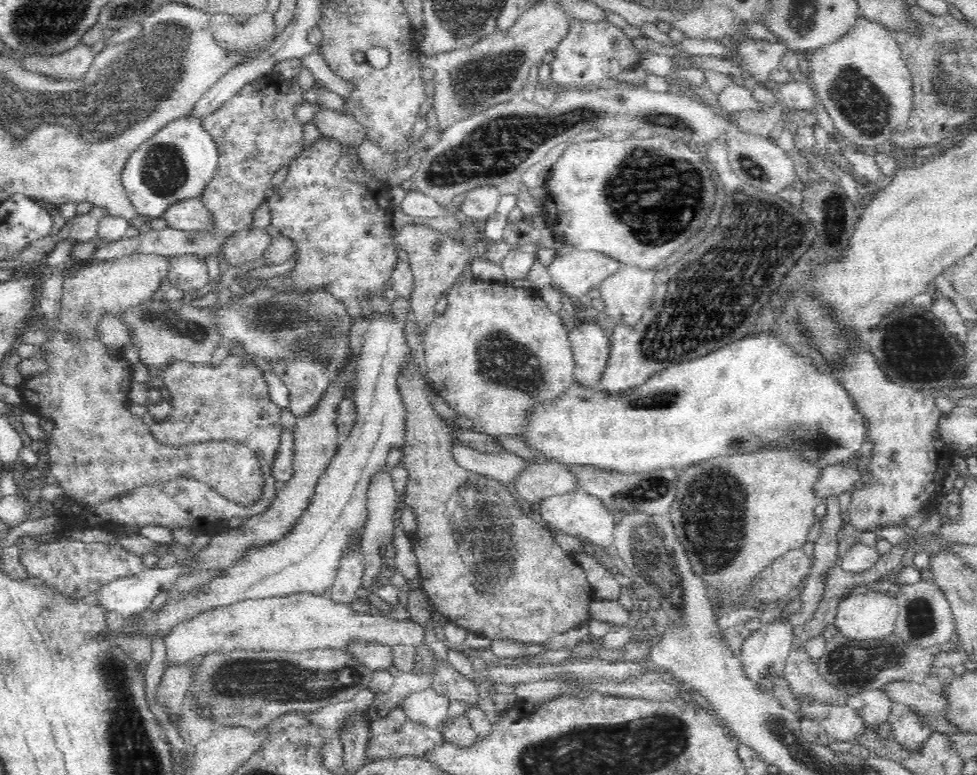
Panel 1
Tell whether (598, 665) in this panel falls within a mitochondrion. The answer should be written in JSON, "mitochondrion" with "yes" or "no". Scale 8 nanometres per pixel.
{"mitochondrion":"no"}

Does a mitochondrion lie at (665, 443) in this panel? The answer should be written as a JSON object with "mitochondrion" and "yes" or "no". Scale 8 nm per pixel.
{"mitochondrion":"no"}

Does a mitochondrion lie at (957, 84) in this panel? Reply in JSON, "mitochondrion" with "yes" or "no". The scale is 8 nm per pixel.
{"mitochondrion":"yes"}

